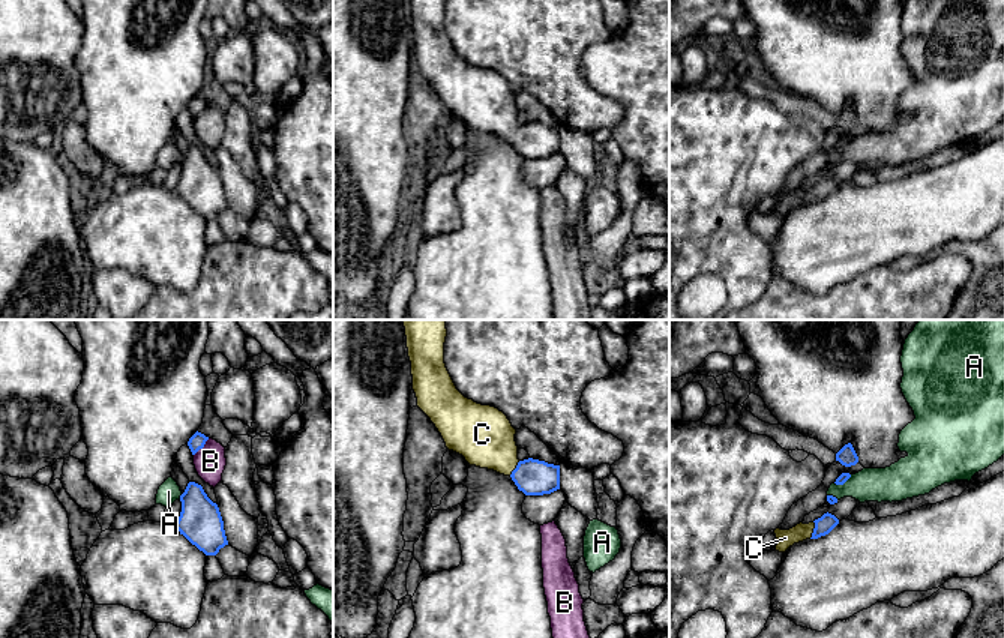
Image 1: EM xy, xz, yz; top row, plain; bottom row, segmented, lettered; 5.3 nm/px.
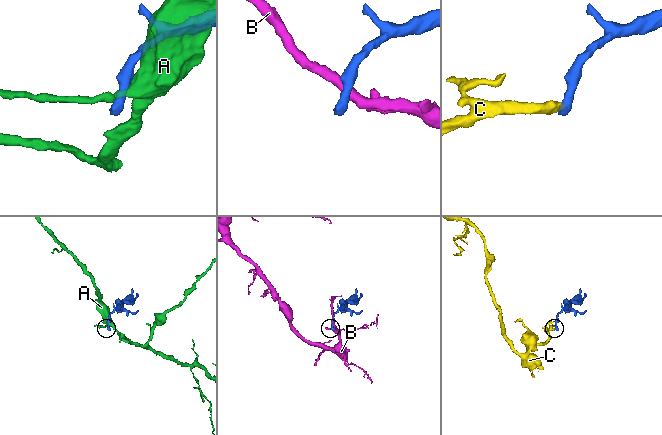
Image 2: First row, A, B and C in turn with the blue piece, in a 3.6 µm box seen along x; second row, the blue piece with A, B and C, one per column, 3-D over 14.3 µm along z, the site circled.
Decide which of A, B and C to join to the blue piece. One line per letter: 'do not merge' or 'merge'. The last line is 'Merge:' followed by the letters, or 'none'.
A: do not merge
B: do not merge
C: merge
Merge: C

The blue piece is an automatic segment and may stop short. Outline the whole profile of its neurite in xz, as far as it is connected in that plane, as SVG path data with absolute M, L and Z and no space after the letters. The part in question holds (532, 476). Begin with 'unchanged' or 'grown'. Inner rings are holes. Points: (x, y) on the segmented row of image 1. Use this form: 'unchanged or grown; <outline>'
grown; M402 320L411 362L413 390L417 407L431 419L446 447L465 458L470 465L510 476L525 495L543 495L560 489L560 465L539 459L518 459L516 429L507 416L495 407L482 405L465 398L455 386L446 363L446 320Z

